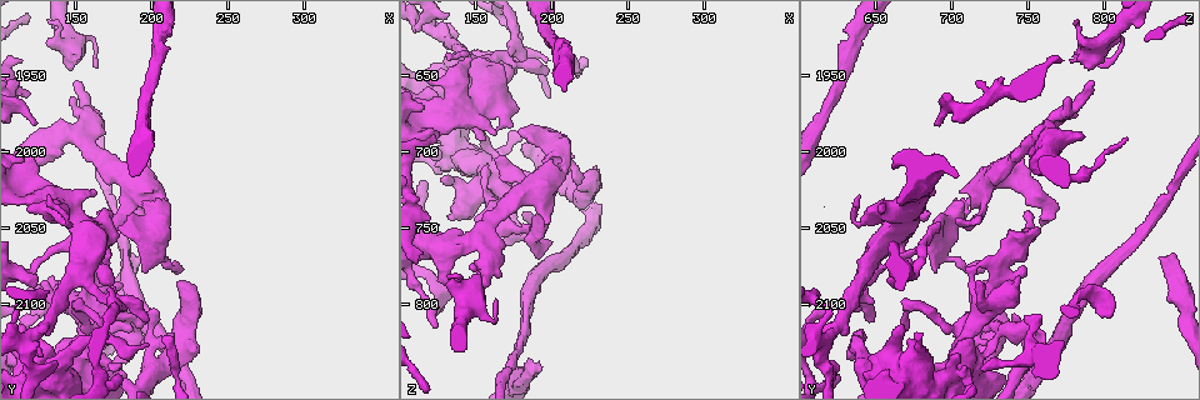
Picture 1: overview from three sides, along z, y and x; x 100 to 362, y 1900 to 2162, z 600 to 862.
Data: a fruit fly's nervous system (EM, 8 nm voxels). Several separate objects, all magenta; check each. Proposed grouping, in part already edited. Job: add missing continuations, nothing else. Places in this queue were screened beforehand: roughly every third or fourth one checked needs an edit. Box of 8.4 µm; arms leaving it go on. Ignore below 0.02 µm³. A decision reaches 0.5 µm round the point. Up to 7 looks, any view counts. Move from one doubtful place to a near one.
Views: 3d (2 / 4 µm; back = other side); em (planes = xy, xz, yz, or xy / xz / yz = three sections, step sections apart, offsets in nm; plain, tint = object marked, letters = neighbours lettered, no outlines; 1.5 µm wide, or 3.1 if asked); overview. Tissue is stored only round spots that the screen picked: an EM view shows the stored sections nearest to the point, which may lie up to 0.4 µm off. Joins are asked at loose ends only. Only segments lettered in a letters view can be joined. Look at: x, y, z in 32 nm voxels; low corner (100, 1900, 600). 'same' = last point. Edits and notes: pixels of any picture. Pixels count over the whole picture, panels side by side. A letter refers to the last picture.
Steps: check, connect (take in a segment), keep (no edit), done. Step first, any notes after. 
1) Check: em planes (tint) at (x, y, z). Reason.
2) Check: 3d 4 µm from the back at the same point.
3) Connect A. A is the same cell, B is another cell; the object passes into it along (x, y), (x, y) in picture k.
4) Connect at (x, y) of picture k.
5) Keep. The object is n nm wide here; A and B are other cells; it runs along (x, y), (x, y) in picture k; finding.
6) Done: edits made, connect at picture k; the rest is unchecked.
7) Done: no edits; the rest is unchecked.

Check: em xy step 8 (letters) at (196, 2124, 640). Free end.

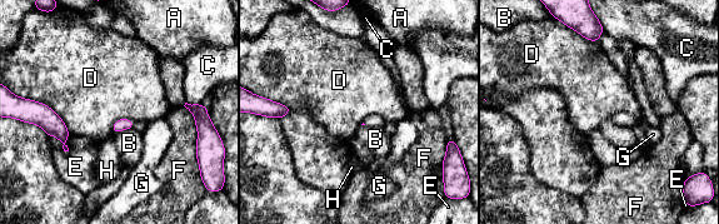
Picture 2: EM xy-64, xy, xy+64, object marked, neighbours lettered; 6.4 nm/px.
Check: em planes (letters) at the same point.

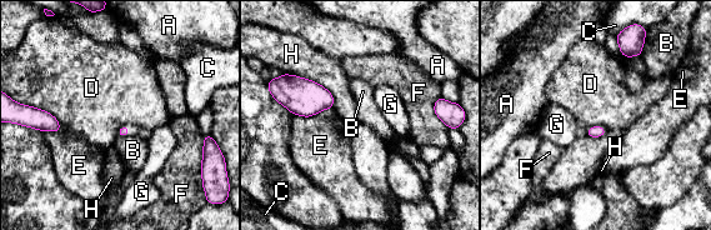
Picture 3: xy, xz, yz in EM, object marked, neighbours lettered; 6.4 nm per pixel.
Keep. The longest contact is with H, 300 nm; A, B, C, D, E, F, G and H are other cells; a border runs along (39, 108), (49, 111), (60, 123) in picture 3; none of them fits.

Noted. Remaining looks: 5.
Check: 3d 2 µm at (146, 1964, 774). Free end.

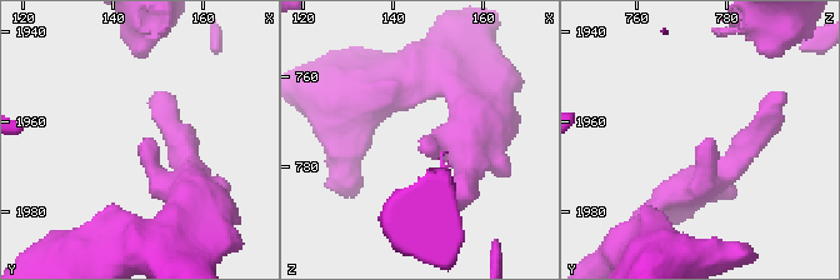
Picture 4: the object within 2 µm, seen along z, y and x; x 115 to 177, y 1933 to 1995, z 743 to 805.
Check: em yz step 4 (letters) at (147, 1963, 775). Shape alone is not enough.

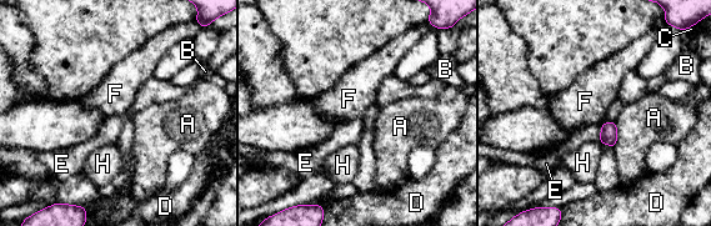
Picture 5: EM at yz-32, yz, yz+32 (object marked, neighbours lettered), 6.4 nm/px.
Check: em planes (letters) at the same point. Another direction.

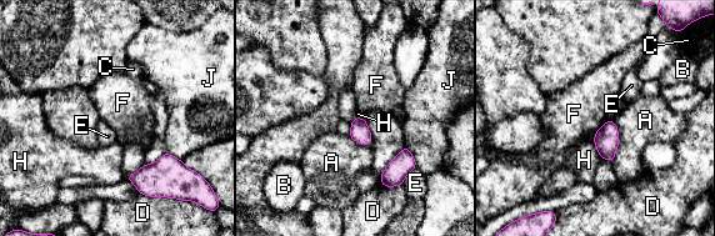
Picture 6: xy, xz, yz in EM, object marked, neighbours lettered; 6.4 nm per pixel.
Keep. A, B, C, D, E, F, H and J are other cells; no lettered segment goes on from it.

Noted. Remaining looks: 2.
Check: em planes (letters) at (218, 2076, 718). Branch stops here.

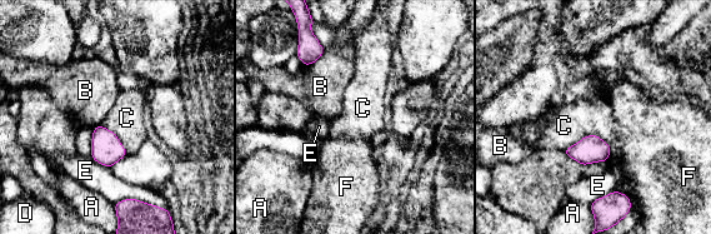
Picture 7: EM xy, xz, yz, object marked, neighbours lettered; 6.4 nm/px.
Keep. The longest contact is with E, 360 nm; A, B, C, D, E and F are other cells; a border runs along (611, 149), (584, 135), (561, 150) in picture 7; none of them fits.

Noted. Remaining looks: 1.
Done: no edits; the rest is unchecked.

